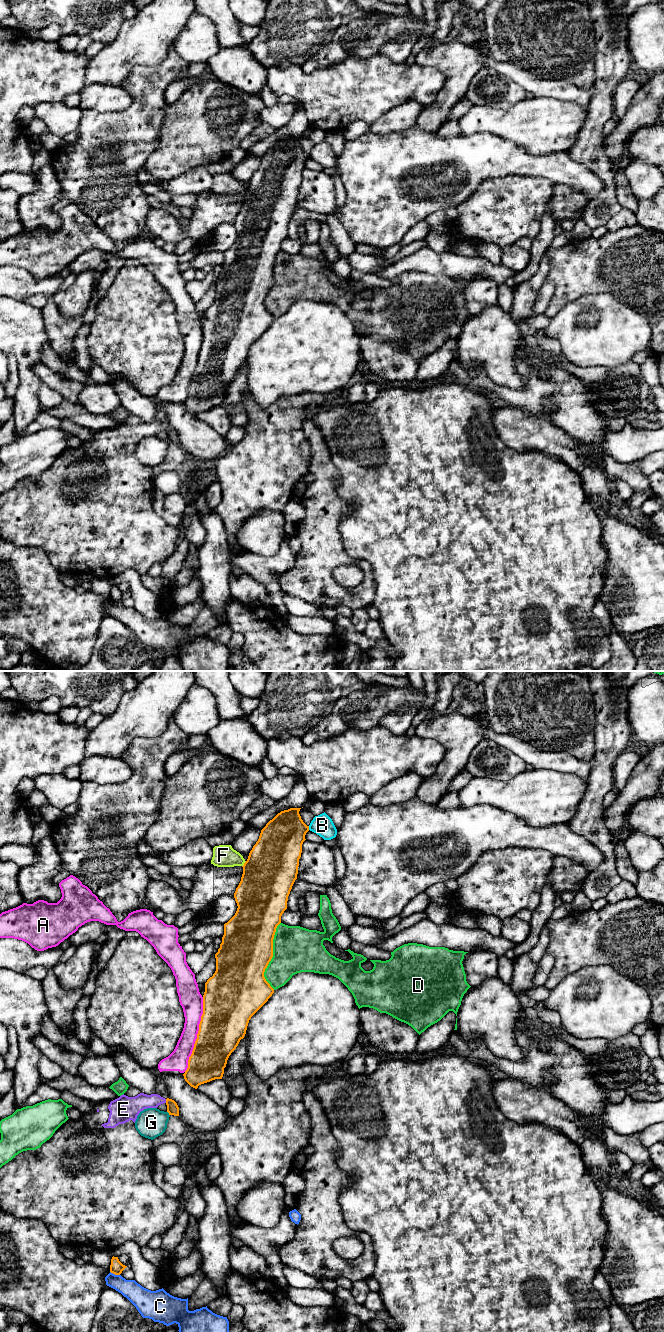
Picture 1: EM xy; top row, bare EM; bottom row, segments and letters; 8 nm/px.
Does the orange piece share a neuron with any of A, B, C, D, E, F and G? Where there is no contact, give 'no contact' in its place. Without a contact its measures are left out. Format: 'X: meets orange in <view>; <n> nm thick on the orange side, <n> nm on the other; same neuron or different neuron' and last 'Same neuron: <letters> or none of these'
A: meets orange in xy; 380 nm thick on the orange side, 170 nm on the other; different neuron
B: meets orange in xy; 340 nm thick on the orange side, 170 nm on the other; different neuron
C: meets orange in xy; 110 nm thick on the orange side, 160 nm on the other; different neuron
D: meets orange in xy; 420 nm thick on the orange side, 360 nm on the other; different neuron
E: meets orange in xy; 100 nm thick on the orange side, 130 nm on the other; different neuron
F: meets orange in xy; 420 nm thick on the orange side, 180 nm on the other; different neuron
G: meets orange in xy; 100 nm thick on the orange side, 240 nm on the other; different neuron
Same neuron: none of these

